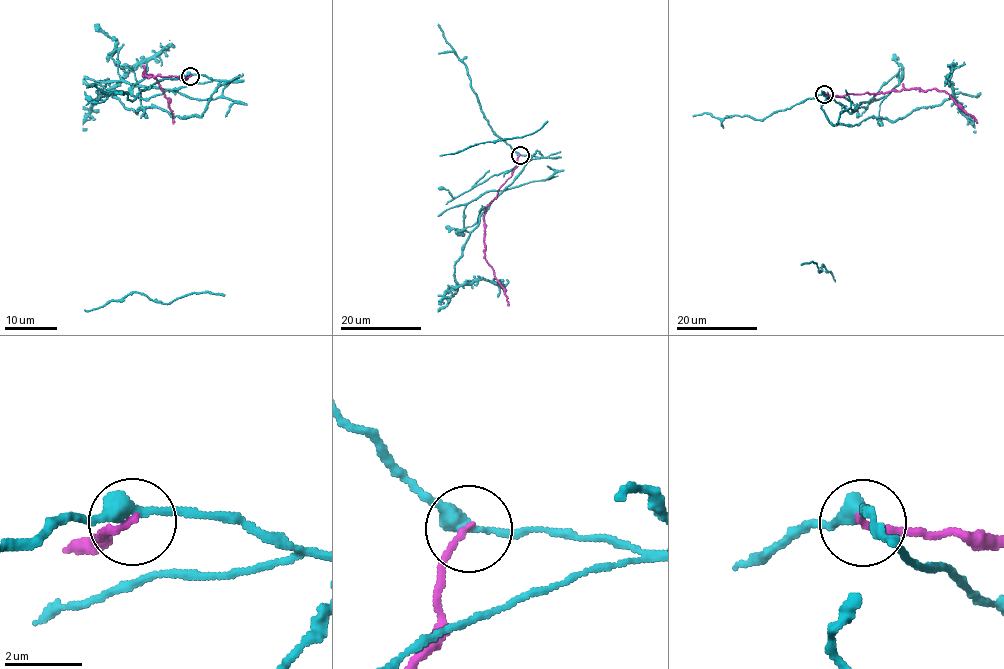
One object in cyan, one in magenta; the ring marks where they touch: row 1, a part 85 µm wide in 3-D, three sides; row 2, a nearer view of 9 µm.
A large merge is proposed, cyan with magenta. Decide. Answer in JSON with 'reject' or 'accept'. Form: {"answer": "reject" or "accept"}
{"answer": "reject"}

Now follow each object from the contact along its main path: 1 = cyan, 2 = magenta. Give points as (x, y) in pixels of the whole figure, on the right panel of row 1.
1: (824, 94), (826, 117), (853, 126), (880, 117), (898, 73), (837, 124)
2: (824, 94), (944, 90), (977, 123)

